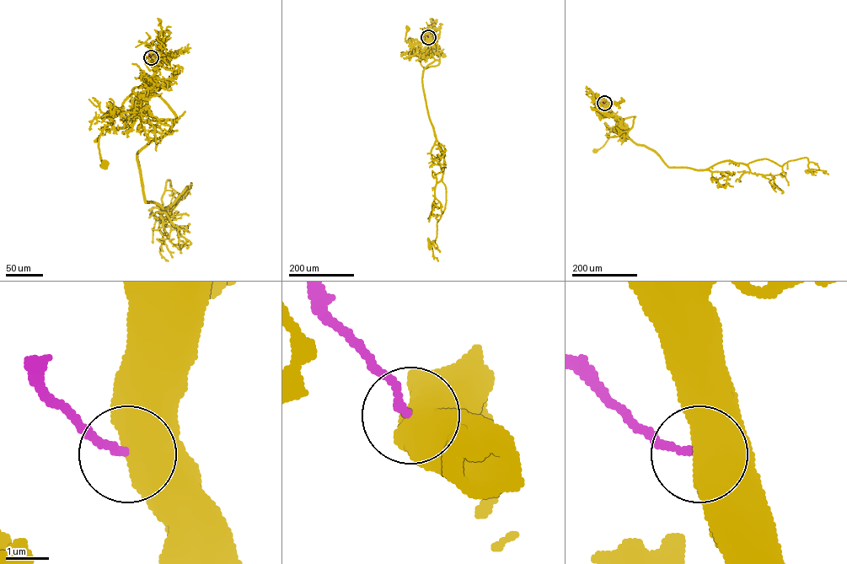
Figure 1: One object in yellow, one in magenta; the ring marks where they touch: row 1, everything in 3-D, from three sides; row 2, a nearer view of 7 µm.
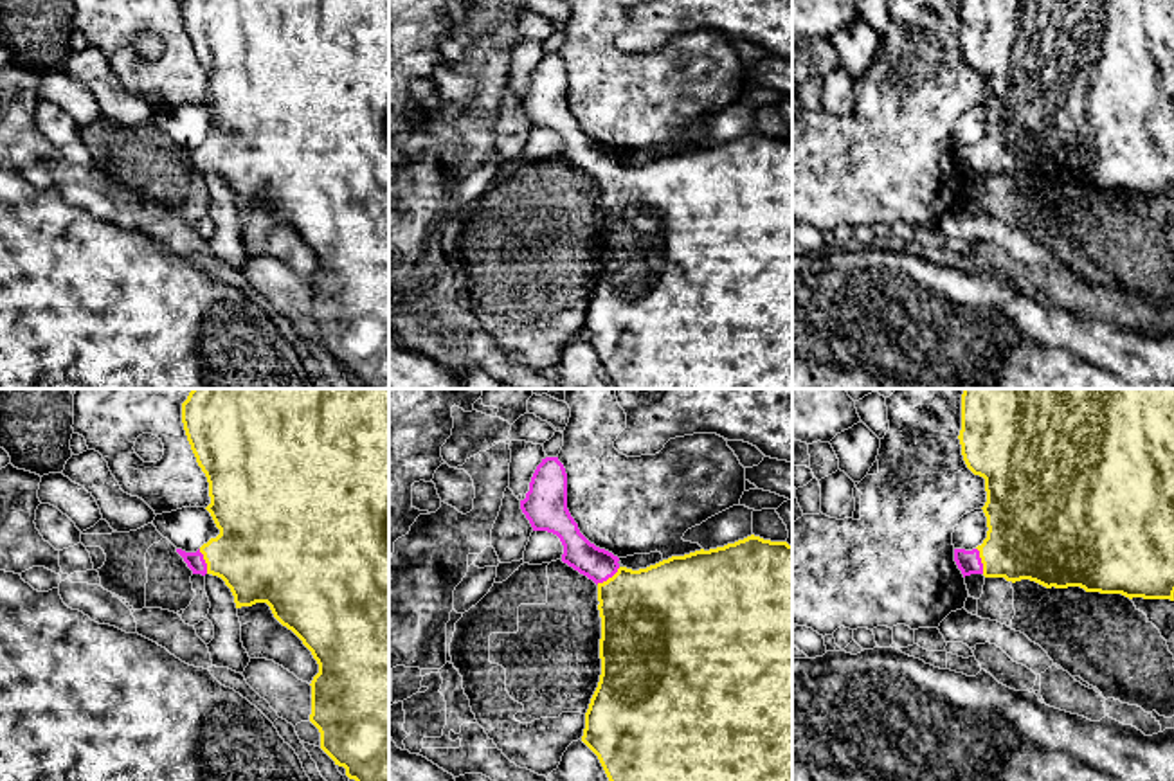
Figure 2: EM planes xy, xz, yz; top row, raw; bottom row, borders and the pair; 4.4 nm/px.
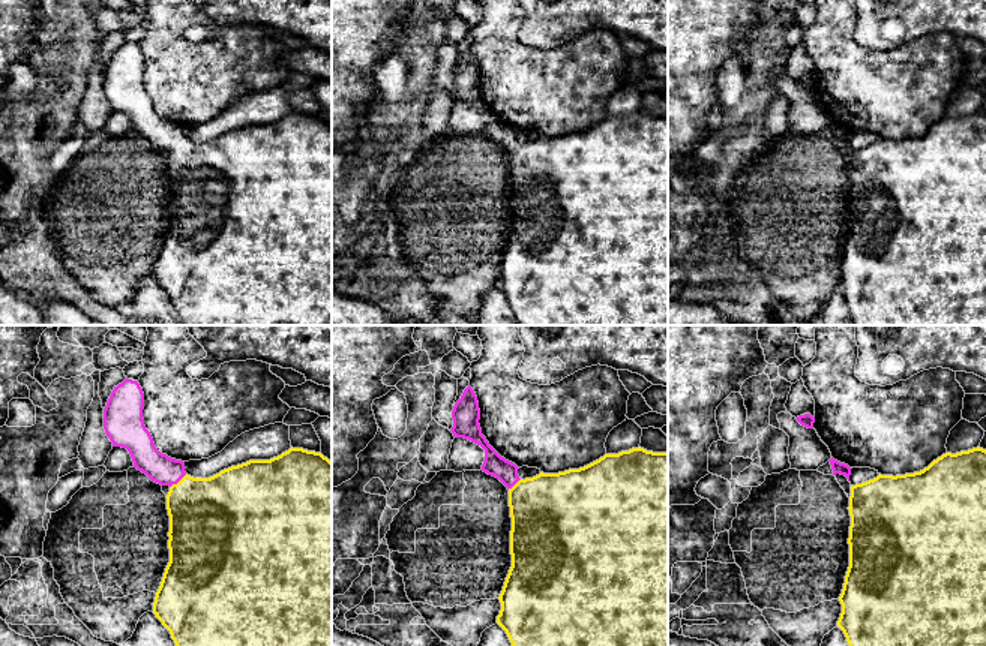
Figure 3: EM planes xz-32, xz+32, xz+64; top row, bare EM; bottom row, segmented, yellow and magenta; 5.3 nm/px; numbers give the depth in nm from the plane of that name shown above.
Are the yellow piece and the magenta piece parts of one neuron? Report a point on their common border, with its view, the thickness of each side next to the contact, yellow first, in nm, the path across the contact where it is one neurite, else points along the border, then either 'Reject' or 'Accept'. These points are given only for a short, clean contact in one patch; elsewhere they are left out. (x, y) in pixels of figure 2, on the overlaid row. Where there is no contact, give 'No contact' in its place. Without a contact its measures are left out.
Touches yellow at yz (982, 560). Thickness 380 nm (yellow) against 110 nm. Path across: yz (1030, 535), (1014, 549), (982, 560), (969, 562). Accept

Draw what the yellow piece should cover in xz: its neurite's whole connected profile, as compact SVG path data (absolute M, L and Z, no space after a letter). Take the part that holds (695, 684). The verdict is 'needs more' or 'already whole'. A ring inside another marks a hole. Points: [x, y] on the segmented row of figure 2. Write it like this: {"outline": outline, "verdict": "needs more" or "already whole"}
{"outline": "M546 457L537 466L520 509L533 531L547 531L564 545L562 561L598 585L601 617L601 675L585 713L582 741L598 756L609 781L792 781L792 545L747 536L709 551L672 556L646 569L621 567L619 558L591 543L567 509L567 473L558 457Z", "verdict": "needs more"}

